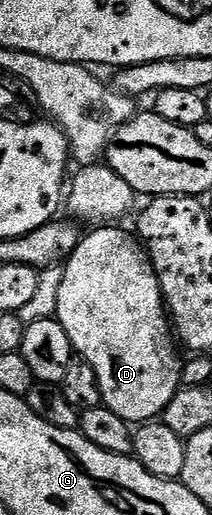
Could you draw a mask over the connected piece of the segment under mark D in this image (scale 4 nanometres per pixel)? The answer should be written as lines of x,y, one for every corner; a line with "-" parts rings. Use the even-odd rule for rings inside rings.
96,226
89,232
92,233
89,236
87,233
81,239
80,245
73,250
72,255
68,257
63,265
64,277
58,286
58,306
56,307
55,319
59,320
62,330
66,330
75,355
79,359
90,362
90,366
94,366
94,374
98,374
98,386
100,387
100,399
103,407
114,410
114,414
118,414
118,418
129,422
155,421
163,413
164,407
172,401
174,394
180,391
182,387
182,359
180,360
179,354
176,353
178,344
174,339
174,329
166,311
164,295
156,277
152,259
148,257
148,253
145,252
144,246
139,239
131,231
129,231
130,233
123,232
120,226

